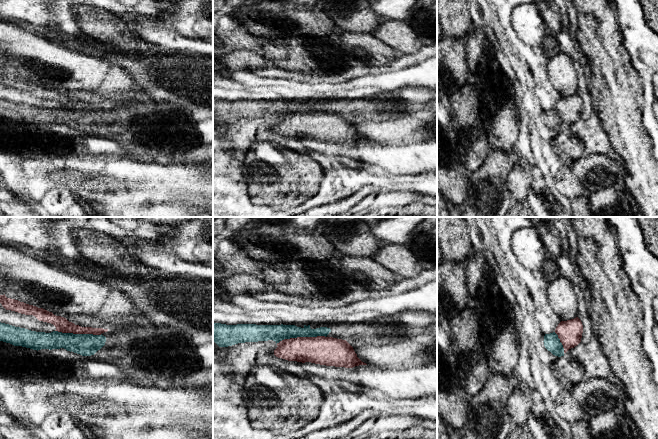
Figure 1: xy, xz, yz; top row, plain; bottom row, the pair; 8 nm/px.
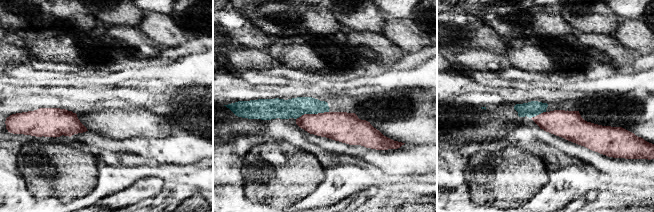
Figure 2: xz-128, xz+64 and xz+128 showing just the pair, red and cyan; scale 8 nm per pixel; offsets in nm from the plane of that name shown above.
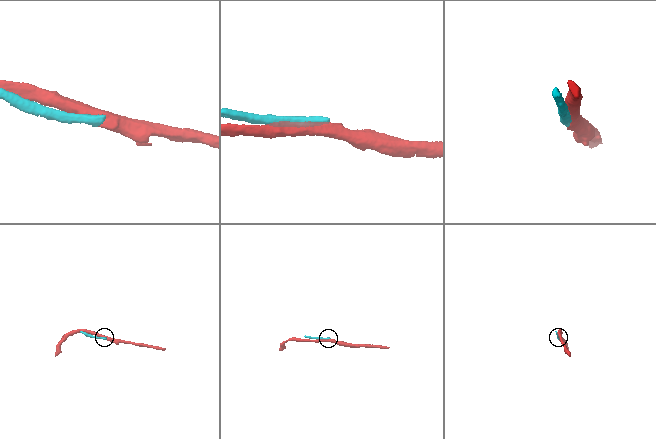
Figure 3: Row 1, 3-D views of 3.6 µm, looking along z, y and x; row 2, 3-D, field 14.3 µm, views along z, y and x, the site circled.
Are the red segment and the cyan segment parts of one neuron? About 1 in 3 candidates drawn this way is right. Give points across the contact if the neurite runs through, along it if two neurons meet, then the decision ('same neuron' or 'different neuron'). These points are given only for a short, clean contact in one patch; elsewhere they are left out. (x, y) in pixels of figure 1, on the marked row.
border along xz (325, 336), (297, 336), (284, 338), (276, 343); different neuron

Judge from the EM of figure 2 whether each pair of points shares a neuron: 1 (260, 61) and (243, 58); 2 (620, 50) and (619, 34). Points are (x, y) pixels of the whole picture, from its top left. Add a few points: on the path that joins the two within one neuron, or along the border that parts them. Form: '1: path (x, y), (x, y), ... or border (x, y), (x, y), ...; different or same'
1: path (256, 59), (247, 58); same
2: border (611, 35), (635, 52); different

